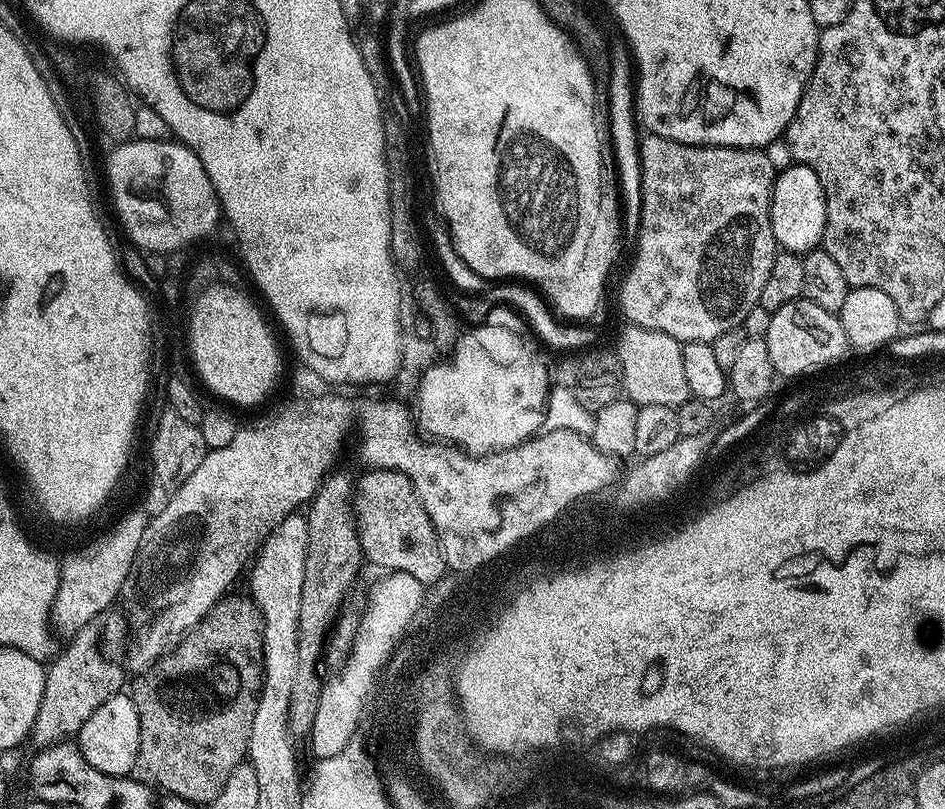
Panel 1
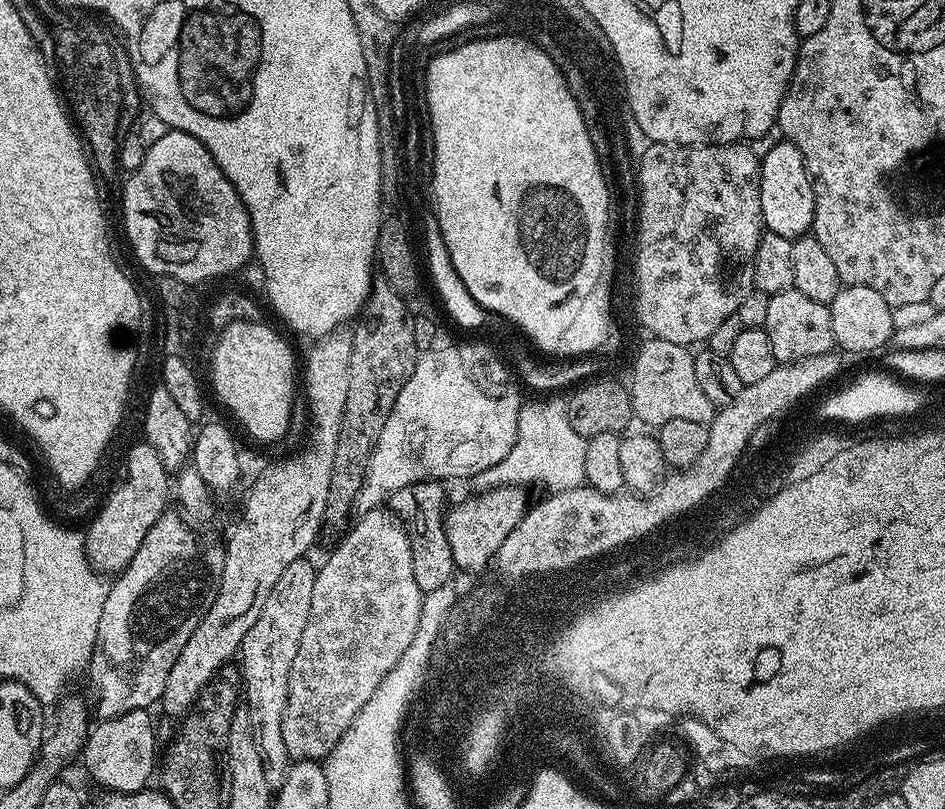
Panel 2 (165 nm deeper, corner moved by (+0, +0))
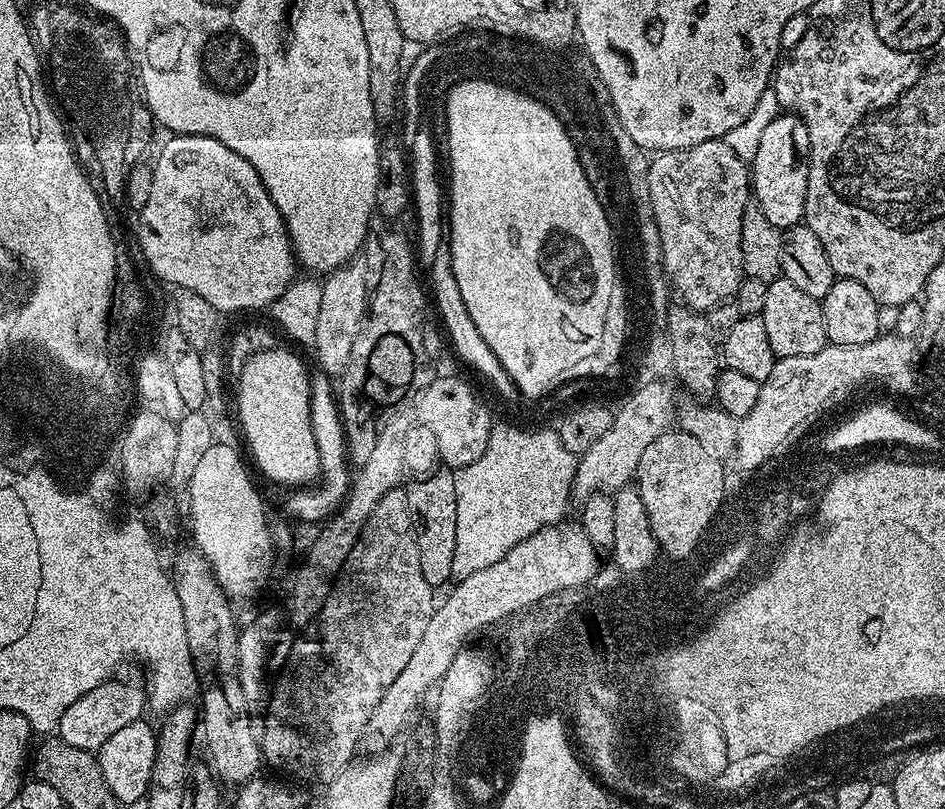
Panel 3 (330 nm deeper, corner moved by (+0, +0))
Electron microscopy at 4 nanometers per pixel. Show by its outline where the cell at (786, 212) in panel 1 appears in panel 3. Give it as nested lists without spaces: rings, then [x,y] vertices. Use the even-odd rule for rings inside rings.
[[[781,114],[763,131],[762,142],[758,152],[750,161],[750,188],[754,193],[754,204],[766,214],[766,219],[774,222],[781,230],[801,223],[804,219],[804,203],[806,202],[806,182],[808,181],[808,150],[810,138],[804,121],[795,114]]]

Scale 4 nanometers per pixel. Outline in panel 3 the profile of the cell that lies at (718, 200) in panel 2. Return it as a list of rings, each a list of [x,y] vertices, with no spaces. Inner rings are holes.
[[[725,139],[711,140],[698,142],[698,146],[689,148],[657,151],[647,165],[646,175],[646,195],[654,203],[660,219],[668,269],[676,280],[676,296],[701,314],[707,313],[709,308],[717,308],[719,304],[731,301],[741,280],[745,279],[742,266],[742,218],[750,206],[749,165],[727,145]]]

